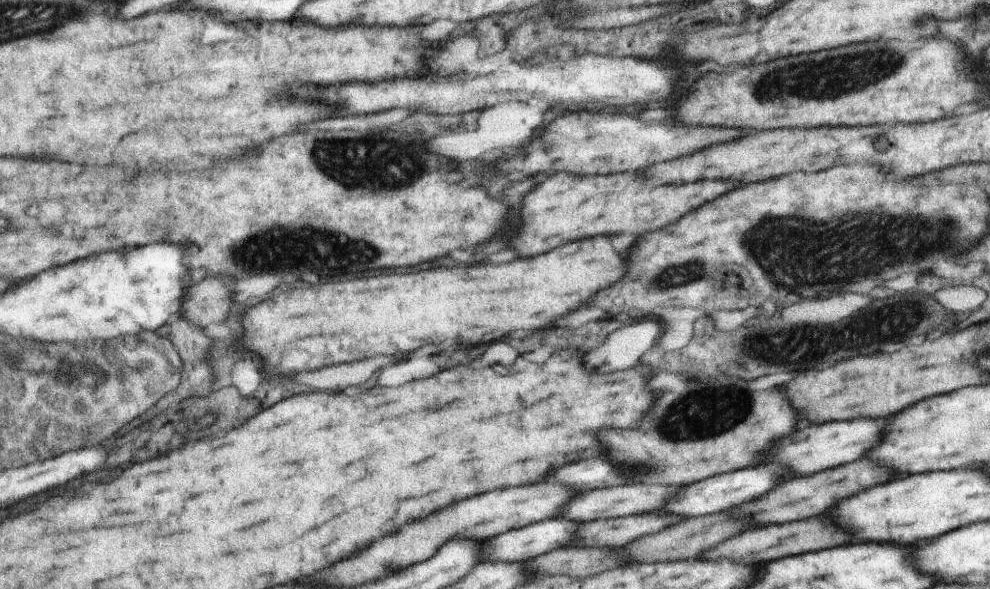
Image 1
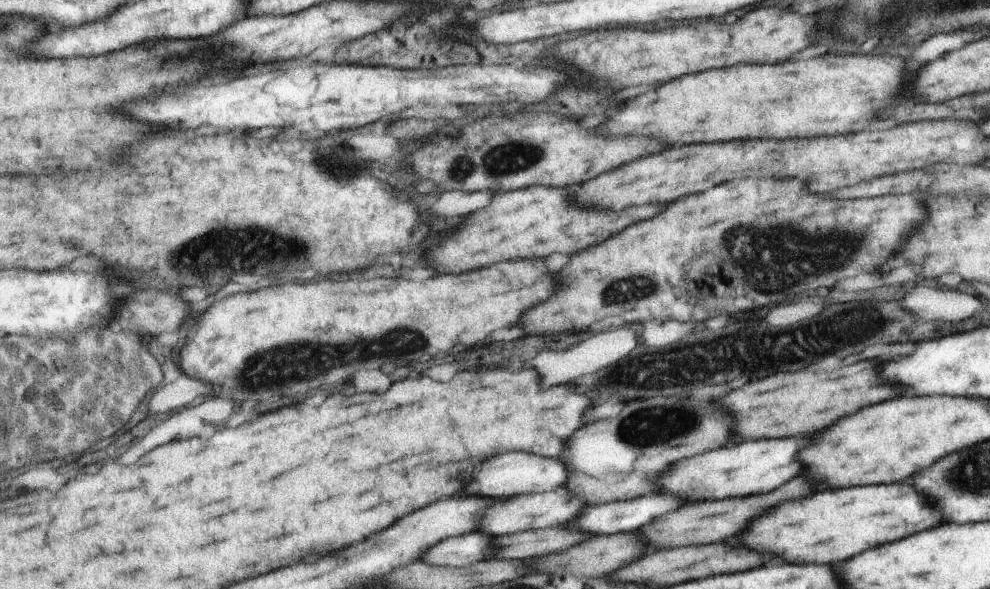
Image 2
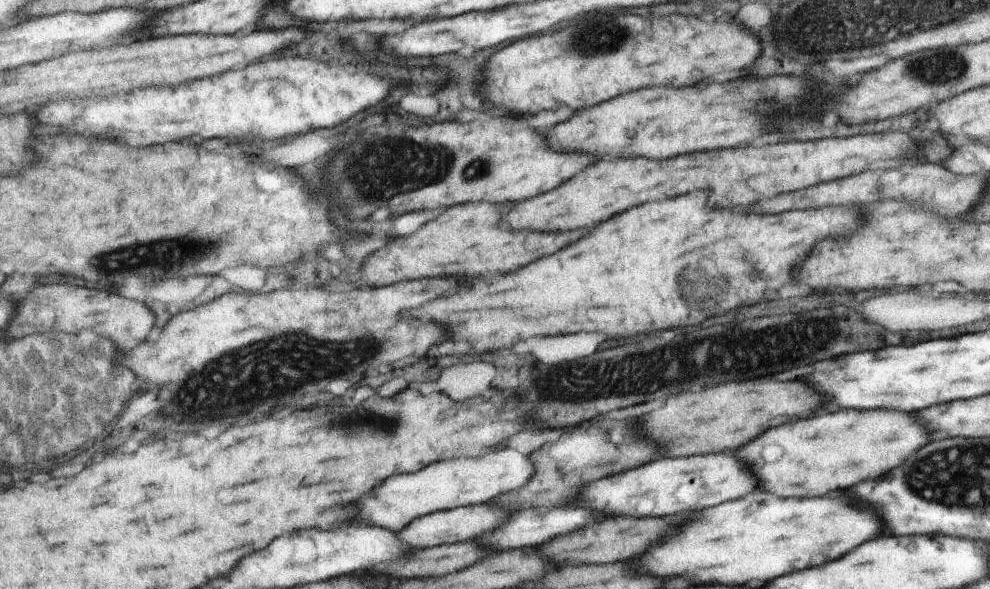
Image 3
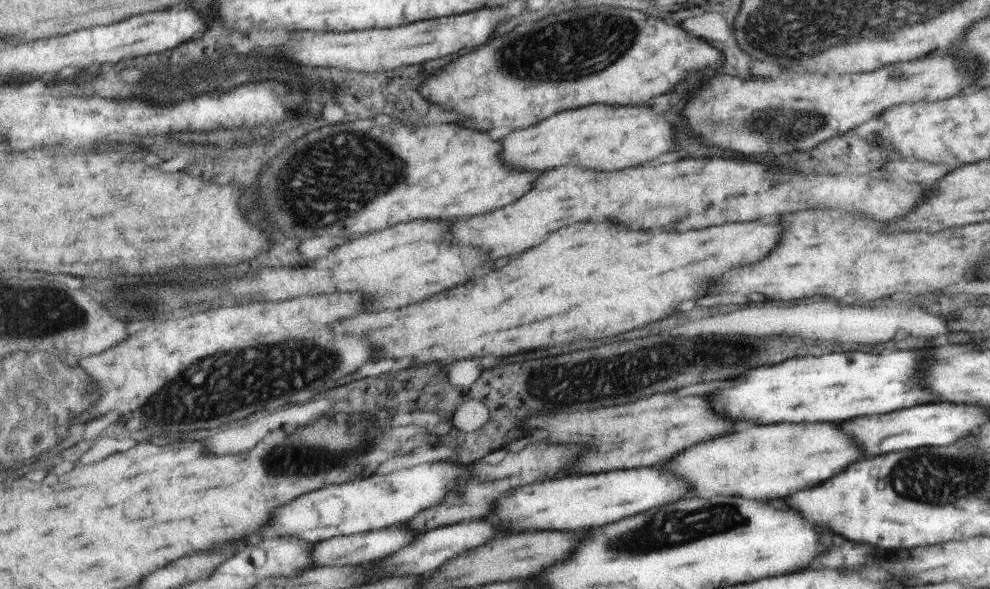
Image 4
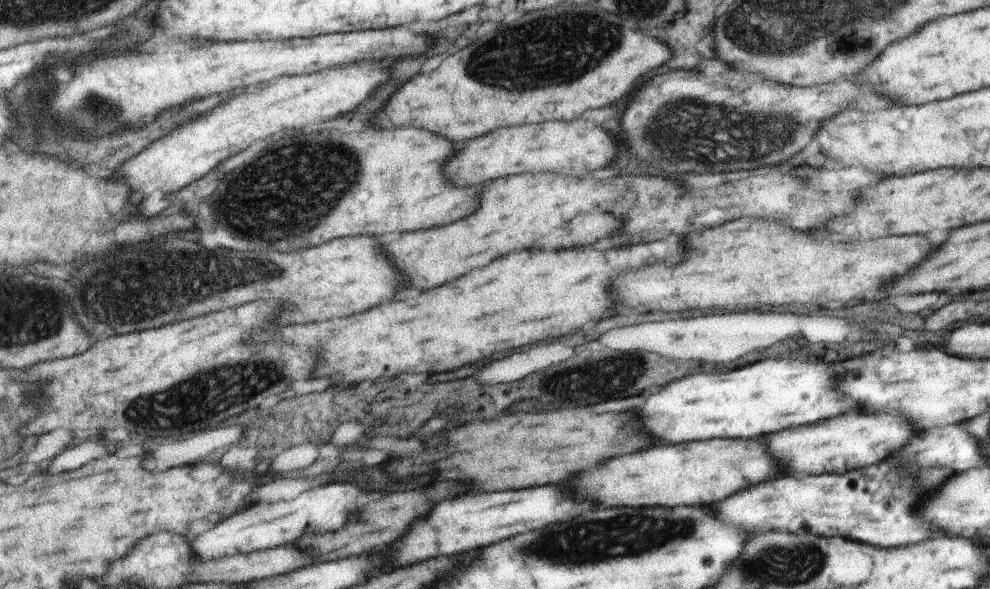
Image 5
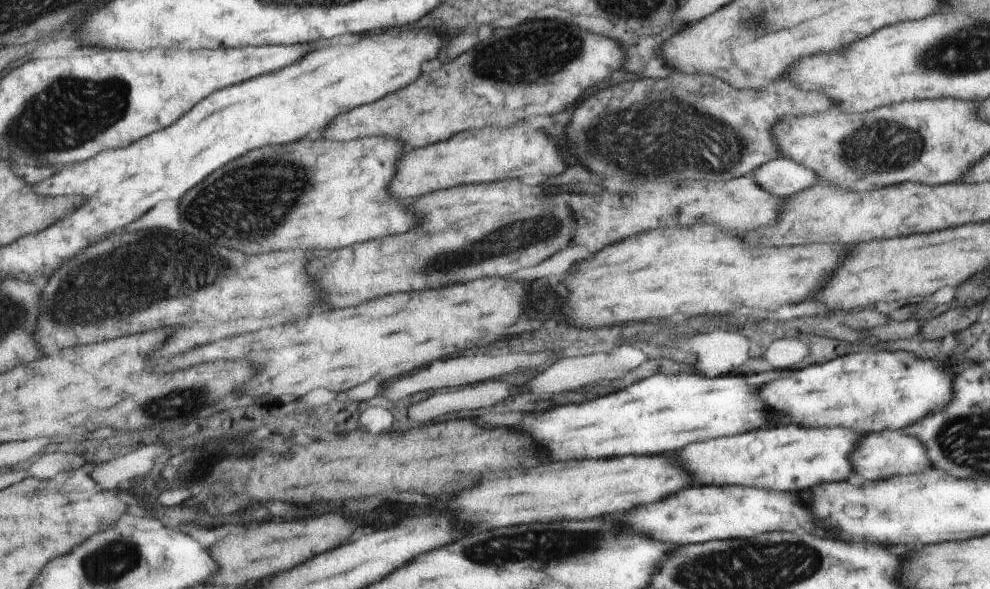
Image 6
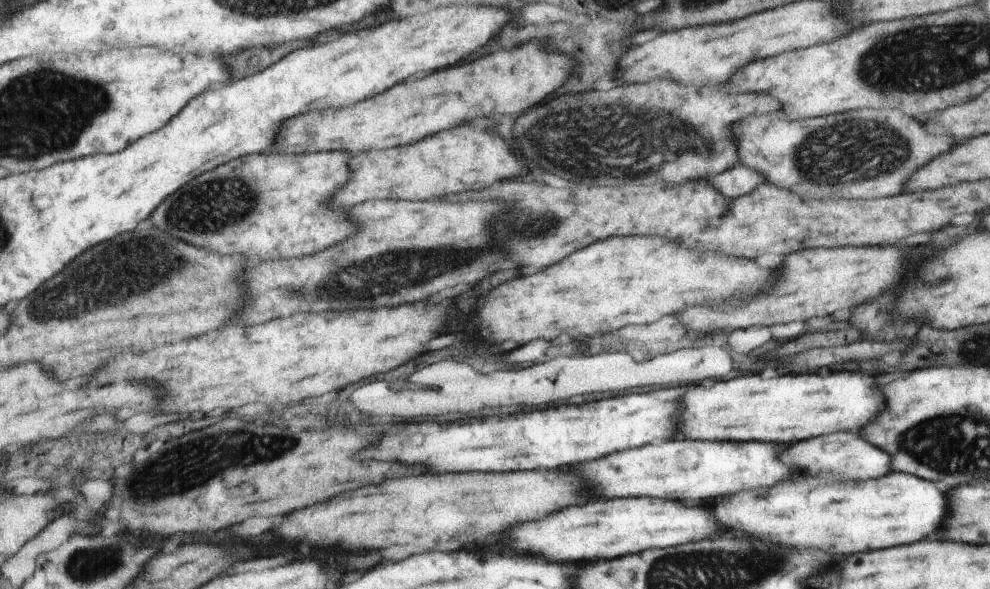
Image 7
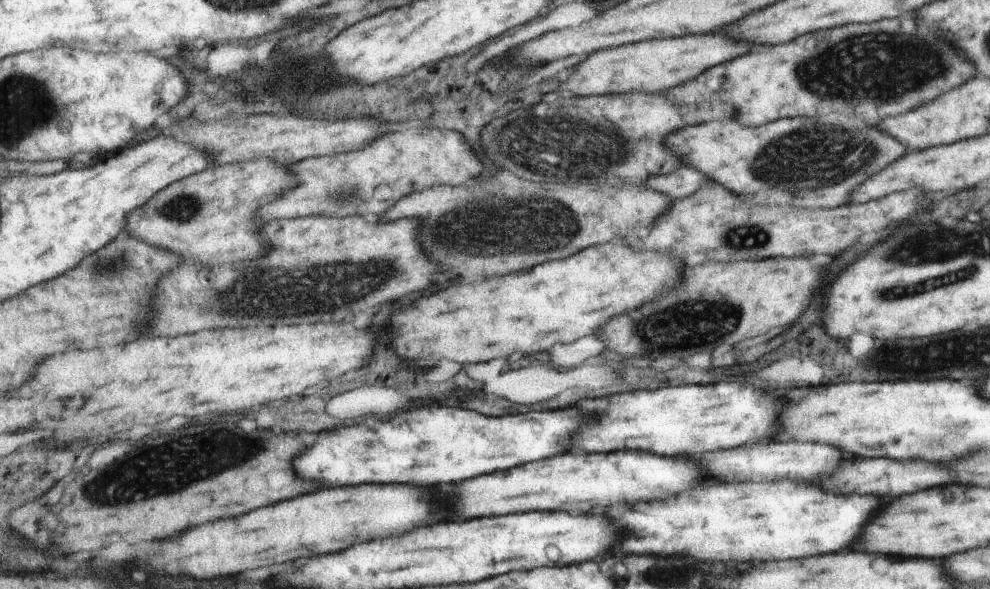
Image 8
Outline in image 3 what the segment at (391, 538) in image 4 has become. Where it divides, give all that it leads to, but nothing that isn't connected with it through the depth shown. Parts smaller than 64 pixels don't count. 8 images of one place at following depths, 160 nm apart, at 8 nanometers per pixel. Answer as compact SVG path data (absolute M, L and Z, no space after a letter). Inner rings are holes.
M467 506L467 508L455 508L455 510L447 510L447 512L433 512L429 516L423 516L419 520L413 520L407 528L403 528L399 532L399 538L405 540L407 544L415 546L415 548L429 548L429 546L439 546L439 544L453 544L453 542L463 542L463 540L471 540L473 536L481 534L481 530L489 530L491 526L495 526L503 516L507 516L507 512L503 510L493 510L487 506Z

